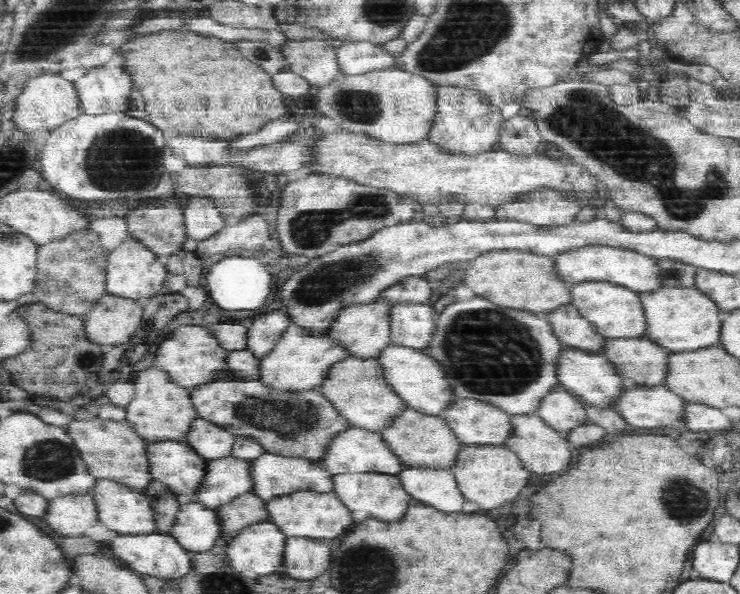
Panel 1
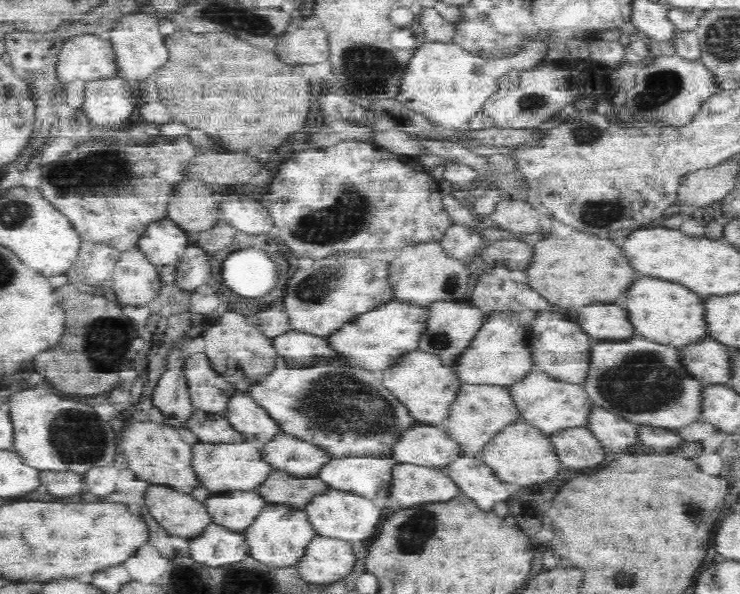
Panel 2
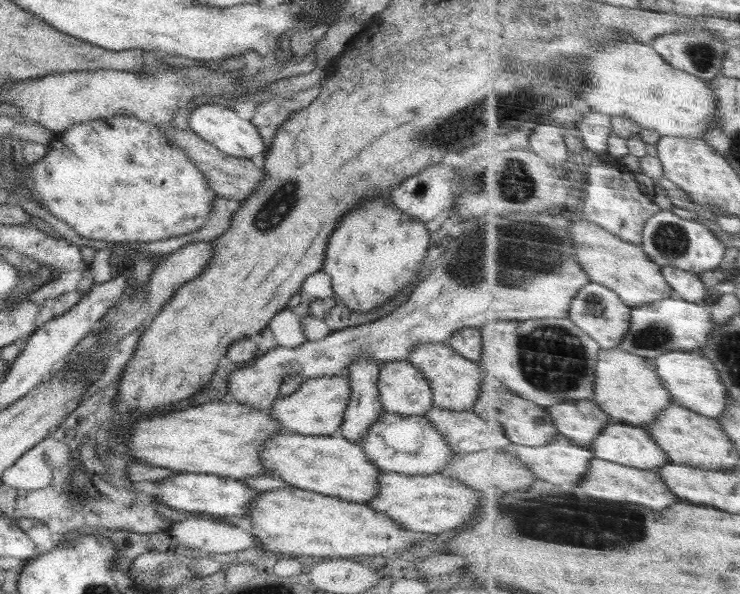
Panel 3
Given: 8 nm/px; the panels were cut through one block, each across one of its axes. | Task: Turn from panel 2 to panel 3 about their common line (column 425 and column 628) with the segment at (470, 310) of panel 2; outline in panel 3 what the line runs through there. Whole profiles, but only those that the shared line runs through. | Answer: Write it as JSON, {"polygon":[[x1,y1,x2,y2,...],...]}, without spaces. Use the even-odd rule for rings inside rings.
{"polygon":[[678,295,646,306,634,306,632,309,632,330,620,347,646,358,656,359,679,350,696,351,696,348,708,344,710,334,716,328,712,305,690,302]]}

